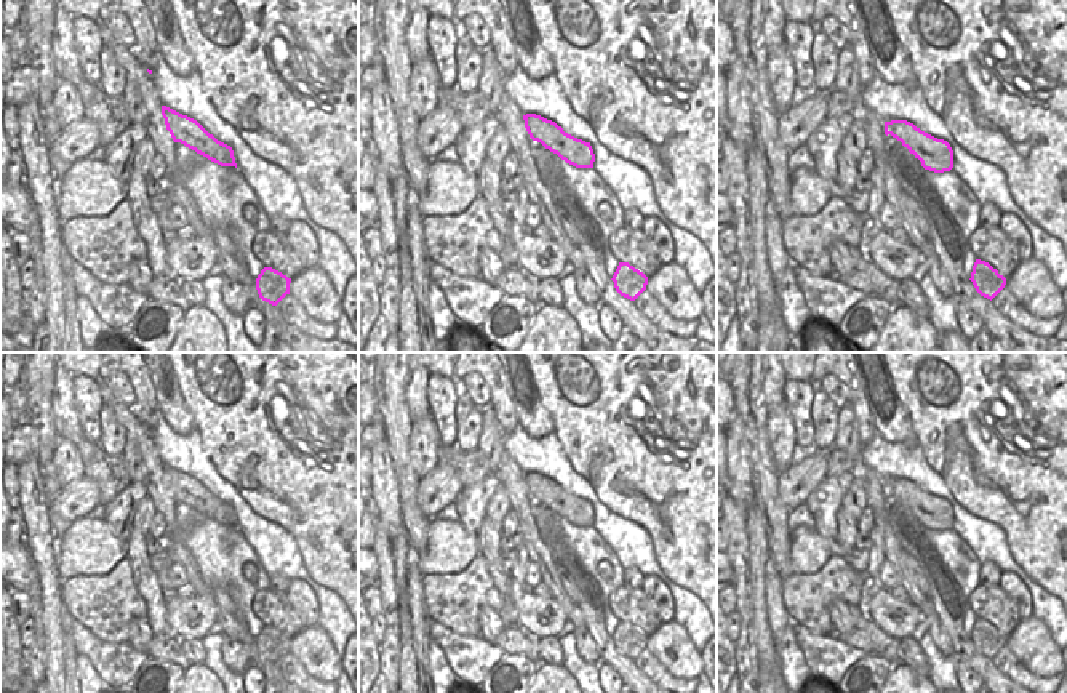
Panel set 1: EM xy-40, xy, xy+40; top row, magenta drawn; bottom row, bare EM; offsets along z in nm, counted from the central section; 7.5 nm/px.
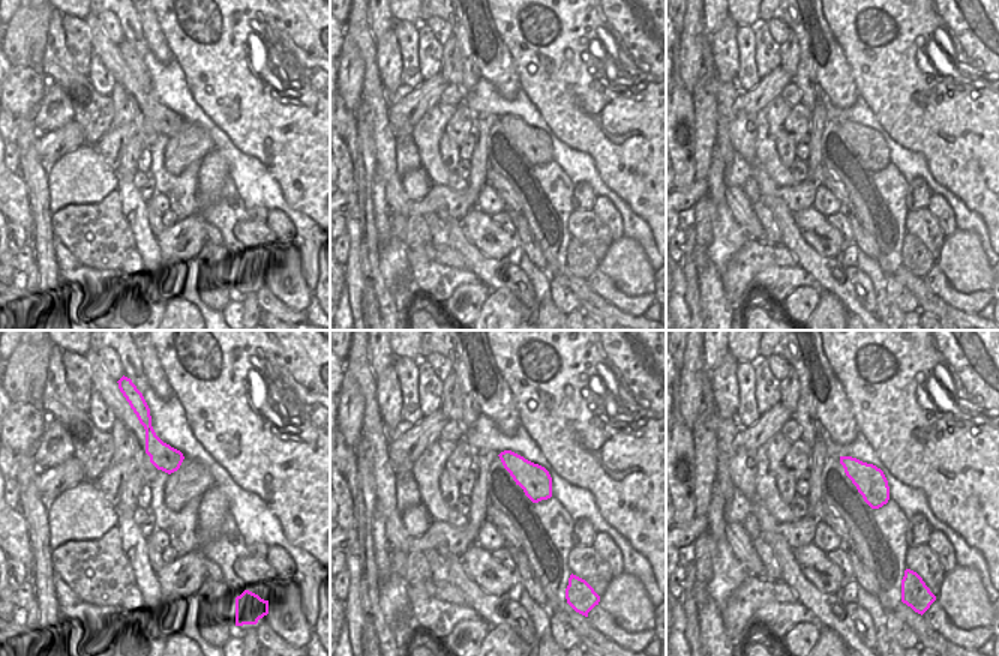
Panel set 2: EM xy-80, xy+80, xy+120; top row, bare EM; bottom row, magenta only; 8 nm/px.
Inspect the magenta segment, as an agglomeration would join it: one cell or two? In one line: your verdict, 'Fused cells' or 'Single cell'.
Fused cells

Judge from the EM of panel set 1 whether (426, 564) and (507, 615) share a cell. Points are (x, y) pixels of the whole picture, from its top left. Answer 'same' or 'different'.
different

